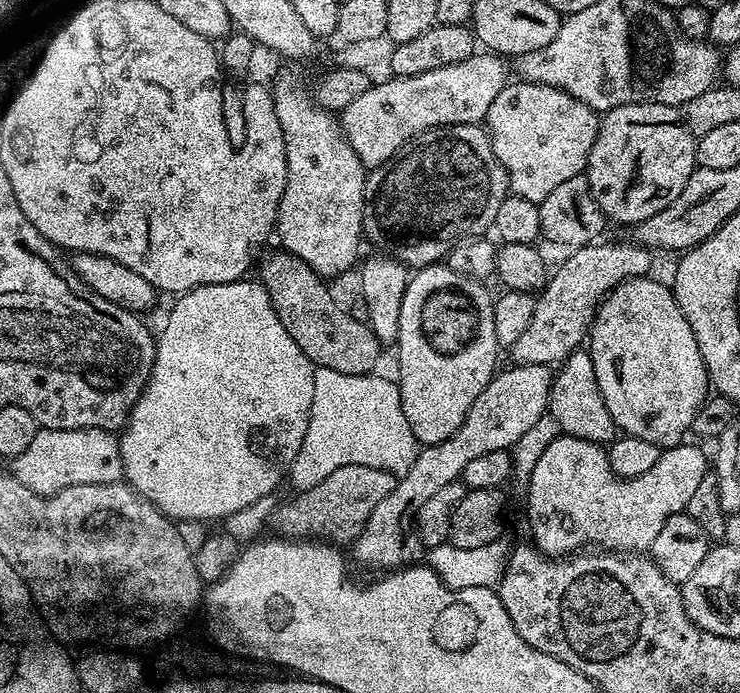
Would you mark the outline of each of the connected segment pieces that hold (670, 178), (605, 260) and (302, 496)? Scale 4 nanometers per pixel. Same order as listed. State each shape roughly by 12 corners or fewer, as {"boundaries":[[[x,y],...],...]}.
{"boundaries":[[[670,104],[603,113],[586,169],[609,221],[666,210],[698,167]],[[640,244],[569,251],[513,361],[551,365],[585,343],[600,304],[648,276]],[[342,466],[277,503],[284,538],[351,541],[397,477]]]}

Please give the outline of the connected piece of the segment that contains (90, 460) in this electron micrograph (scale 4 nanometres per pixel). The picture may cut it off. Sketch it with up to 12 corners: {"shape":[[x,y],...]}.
{"shape":[[40,428],[14,464],[44,496],[124,475],[104,428]]}

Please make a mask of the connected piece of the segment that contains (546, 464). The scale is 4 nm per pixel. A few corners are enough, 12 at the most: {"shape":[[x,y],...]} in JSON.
{"shape":[[556,436],[526,477],[531,543],[557,558],[651,549],[710,471],[681,442],[628,480]]}

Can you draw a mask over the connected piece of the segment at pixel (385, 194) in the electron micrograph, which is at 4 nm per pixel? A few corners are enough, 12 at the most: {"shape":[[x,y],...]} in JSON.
{"shape":[[487,127],[367,173],[364,236],[409,269],[483,237],[509,194]]}

